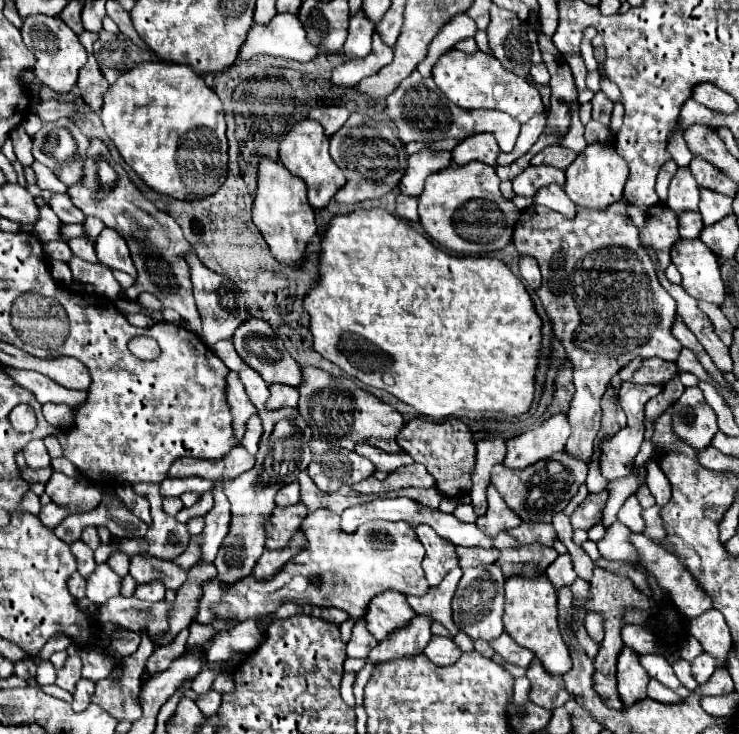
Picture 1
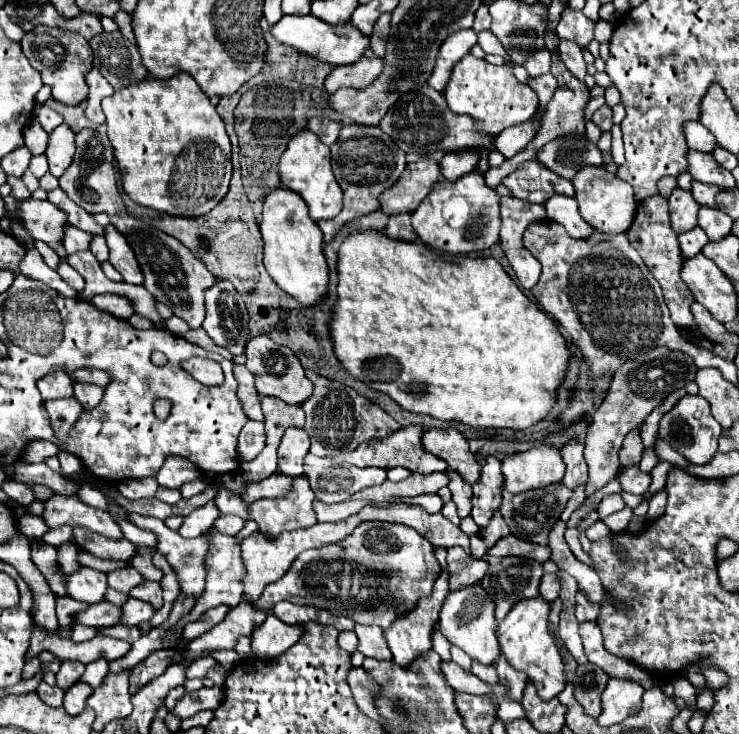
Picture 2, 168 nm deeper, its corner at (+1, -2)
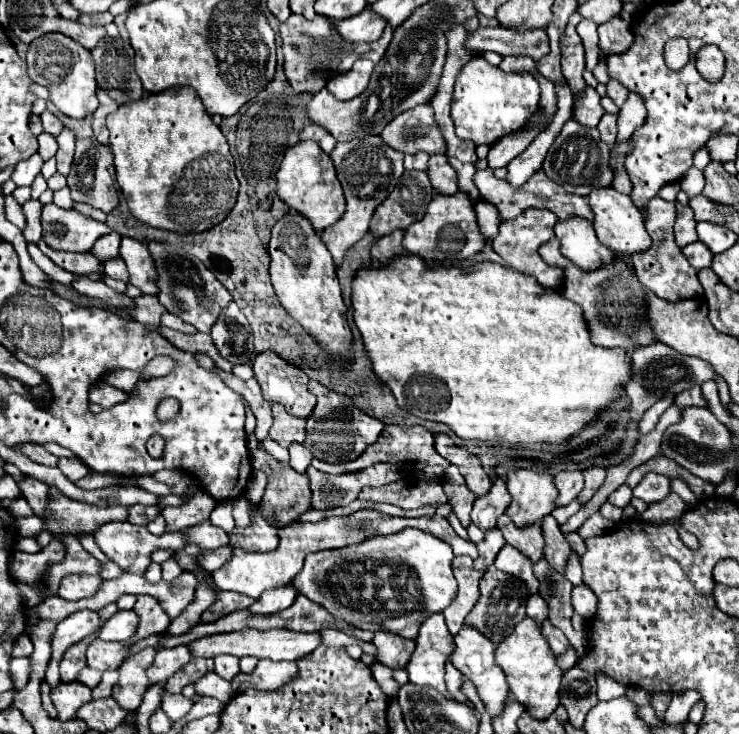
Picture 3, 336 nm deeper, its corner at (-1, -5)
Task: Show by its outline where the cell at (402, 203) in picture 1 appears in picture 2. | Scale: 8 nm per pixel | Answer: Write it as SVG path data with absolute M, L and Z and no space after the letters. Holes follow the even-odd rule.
M401 213L401 215L391 215L389 223L385 227L385 235L391 239L401 239L401 241L411 241L417 243L417 235L413 233L411 227L411 215L409 213Z

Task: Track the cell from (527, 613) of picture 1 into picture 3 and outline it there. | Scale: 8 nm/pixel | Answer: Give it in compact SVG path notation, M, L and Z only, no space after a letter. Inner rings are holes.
M523 618L515 630L497 646L495 662L503 668L507 676L507 684L511 694L525 704L529 714L535 718L547 718L559 706L559 686L563 670L557 666L557 656L553 654L551 646L547 644L541 626L533 618Z

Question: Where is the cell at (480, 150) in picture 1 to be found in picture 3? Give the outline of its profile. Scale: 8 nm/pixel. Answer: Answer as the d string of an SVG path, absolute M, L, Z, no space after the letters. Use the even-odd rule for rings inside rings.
M433 154L431 160L429 160L427 174L429 174L431 184L433 184L433 188L435 188L437 192L441 192L441 194L455 194L455 192L459 192L457 172L455 172L455 168L449 164L447 156Z

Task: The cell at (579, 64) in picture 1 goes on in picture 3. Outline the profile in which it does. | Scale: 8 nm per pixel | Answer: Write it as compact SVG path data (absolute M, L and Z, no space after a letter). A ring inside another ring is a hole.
M573 14L563 36L563 46L561 46L561 66L563 66L563 76L571 84L571 88L579 90L585 88L583 80L583 70L585 70L585 54L583 54L583 44L581 38L575 32L575 26L579 24L581 16Z

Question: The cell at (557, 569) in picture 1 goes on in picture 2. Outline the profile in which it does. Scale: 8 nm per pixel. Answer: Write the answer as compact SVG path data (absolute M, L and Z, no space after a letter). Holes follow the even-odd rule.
M555 573L541 577L539 595L541 595L541 599L545 599L547 603L553 603L553 601L559 597L559 579L557 579Z

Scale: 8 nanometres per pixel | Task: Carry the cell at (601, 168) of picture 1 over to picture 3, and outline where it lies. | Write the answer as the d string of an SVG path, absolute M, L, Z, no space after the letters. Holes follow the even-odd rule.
M601 186L601 188L593 188L591 194L587 196L587 200L595 214L595 218L593 218L595 234L603 246L607 246L613 252L619 252L623 256L631 256L633 252L641 252L651 246L651 238L643 226L643 216L639 212L639 208L635 208L631 196L617 192L613 186Z

